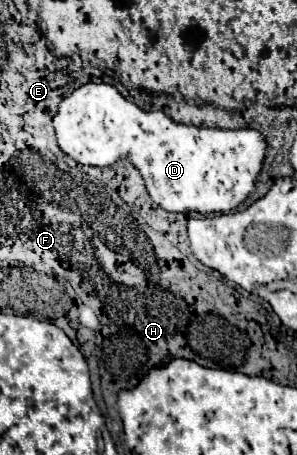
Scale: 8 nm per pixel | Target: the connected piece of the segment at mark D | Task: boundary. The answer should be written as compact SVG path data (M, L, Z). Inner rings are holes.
M85 84L77 88L71 96L61 100L51 124L59 148L77 164L107 168L127 154L143 176L149 196L167 212L227 214L235 210L255 192L267 152L267 140L259 130L193 128L177 124L163 112L145 112L133 106L133 102L127 102L117 88L109 84Z

